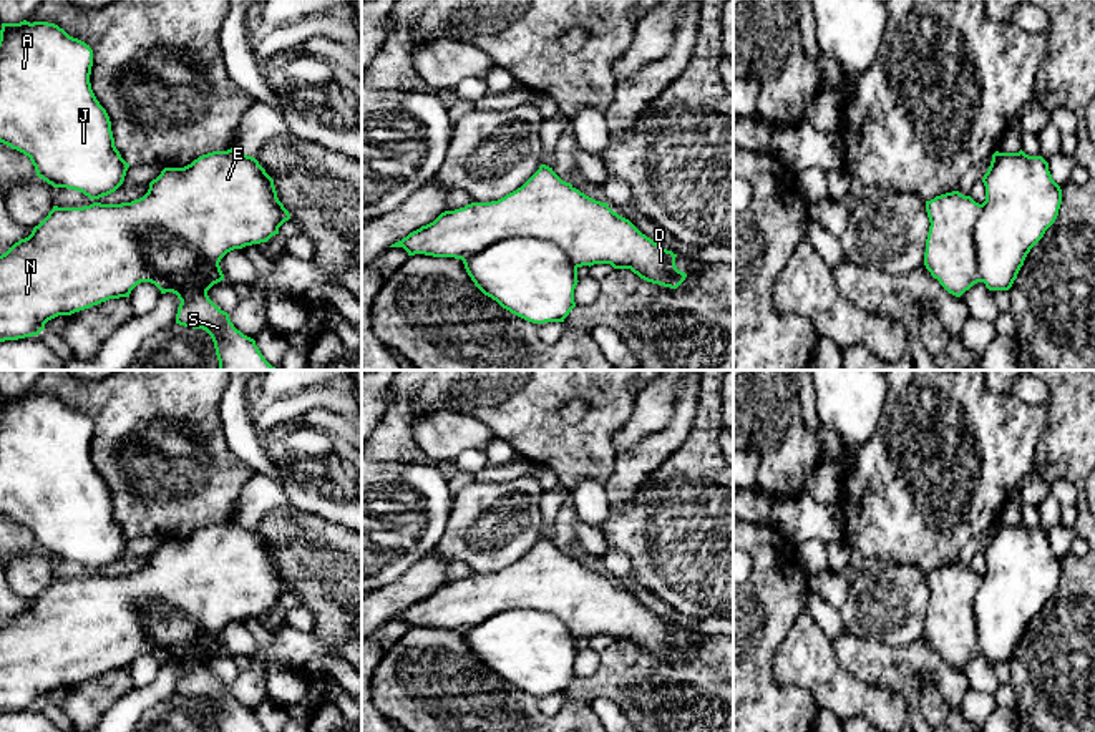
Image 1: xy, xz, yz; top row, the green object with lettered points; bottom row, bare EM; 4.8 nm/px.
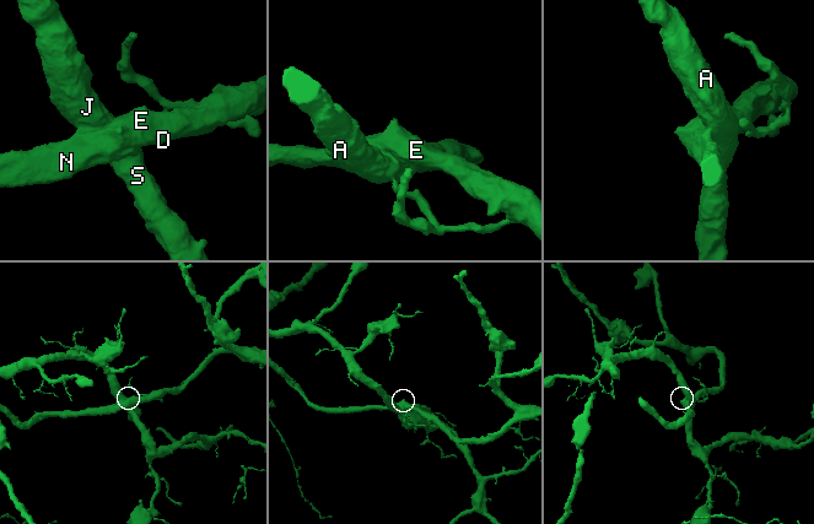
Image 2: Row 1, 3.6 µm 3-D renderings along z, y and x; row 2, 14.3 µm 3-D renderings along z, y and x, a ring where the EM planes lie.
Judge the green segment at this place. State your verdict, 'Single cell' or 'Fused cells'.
Fused cells

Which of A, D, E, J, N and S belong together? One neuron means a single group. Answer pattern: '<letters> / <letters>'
A J S / D E N

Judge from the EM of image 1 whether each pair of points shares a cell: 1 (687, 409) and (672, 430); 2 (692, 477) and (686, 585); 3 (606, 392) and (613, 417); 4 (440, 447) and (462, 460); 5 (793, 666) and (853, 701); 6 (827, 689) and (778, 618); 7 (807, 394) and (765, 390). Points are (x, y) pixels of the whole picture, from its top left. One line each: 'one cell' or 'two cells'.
1: one cell
2: one cell
3: one cell
4: two cells
5: one cell
6: two cells
7: two cells

